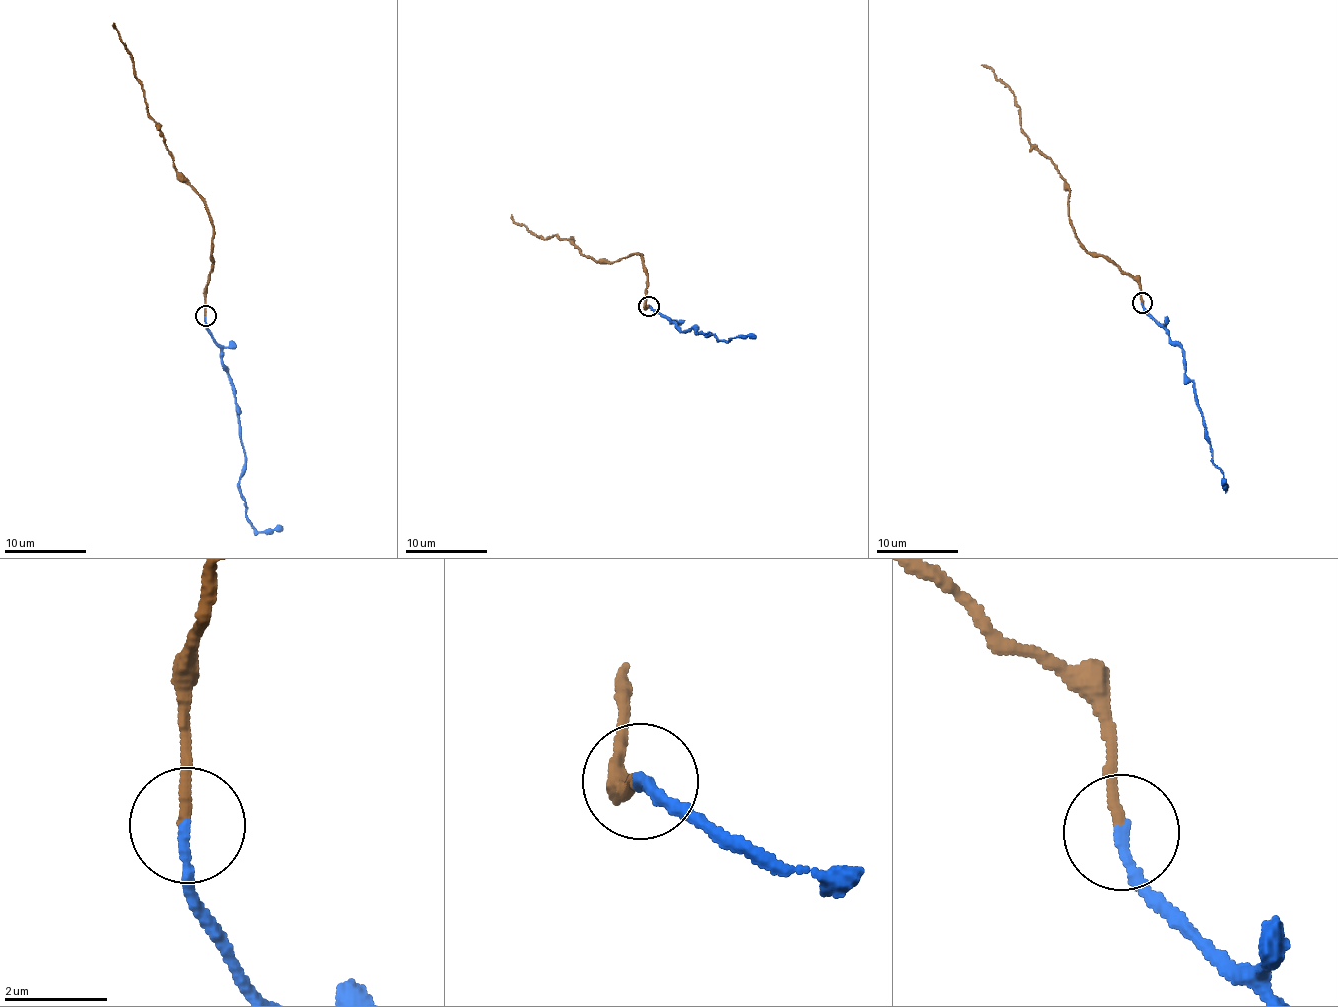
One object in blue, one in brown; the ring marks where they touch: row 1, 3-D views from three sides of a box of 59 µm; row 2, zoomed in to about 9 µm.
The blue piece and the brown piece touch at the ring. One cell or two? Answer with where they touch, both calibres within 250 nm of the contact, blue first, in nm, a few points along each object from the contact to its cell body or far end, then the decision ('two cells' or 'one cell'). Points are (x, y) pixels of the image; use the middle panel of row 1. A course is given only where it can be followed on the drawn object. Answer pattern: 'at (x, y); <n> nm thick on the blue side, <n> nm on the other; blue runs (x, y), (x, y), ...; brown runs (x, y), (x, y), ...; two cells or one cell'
at (649, 306); 190 nm thick on the blue side, 200 nm on the other; blue runs (648, 306), (683, 331), (692, 327), (697, 333), (711, 332), (707, 334), (712, 333), (718, 340), (756, 337); brown runs (648, 306), (640, 255), (599, 263), (566, 239), (537, 238), (511, 214); one cell

